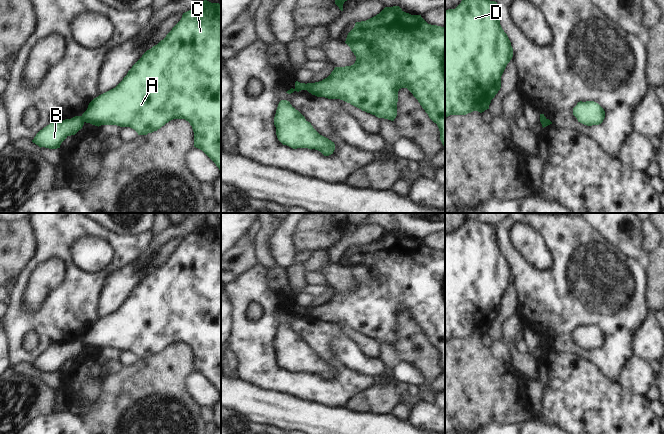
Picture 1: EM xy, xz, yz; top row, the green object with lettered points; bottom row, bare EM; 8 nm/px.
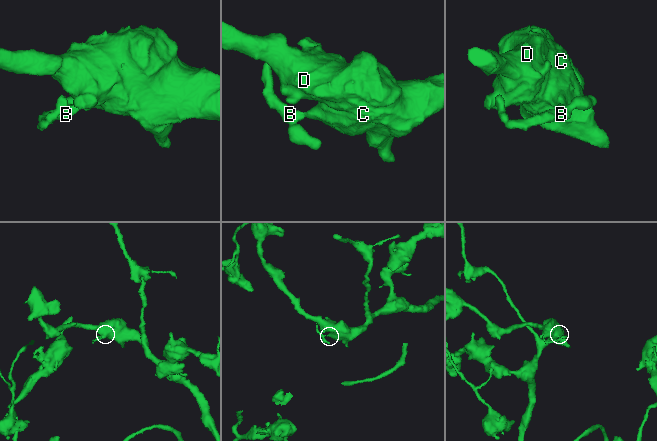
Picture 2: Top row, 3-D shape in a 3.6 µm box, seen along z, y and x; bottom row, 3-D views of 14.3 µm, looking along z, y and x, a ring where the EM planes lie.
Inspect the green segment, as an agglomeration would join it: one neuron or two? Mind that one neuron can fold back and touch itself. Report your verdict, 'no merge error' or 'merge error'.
merge error

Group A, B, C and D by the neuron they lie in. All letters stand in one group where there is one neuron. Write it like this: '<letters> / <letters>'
A C D / B

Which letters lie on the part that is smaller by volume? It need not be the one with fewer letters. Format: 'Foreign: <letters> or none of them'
Foreign: B

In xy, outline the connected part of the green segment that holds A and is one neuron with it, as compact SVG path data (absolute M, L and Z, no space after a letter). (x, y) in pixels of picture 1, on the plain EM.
M204 224L193 233L183 237L181 244L172 252L166 261L157 269L147 274L115 312L99 319L89 327L87 334L82 338L82 342L84 346L98 351L101 349L130 351L138 359L147 359L148 357L157 355L173 343L185 343L190 347L194 356L194 371L202 374L221 395L221 228Z

